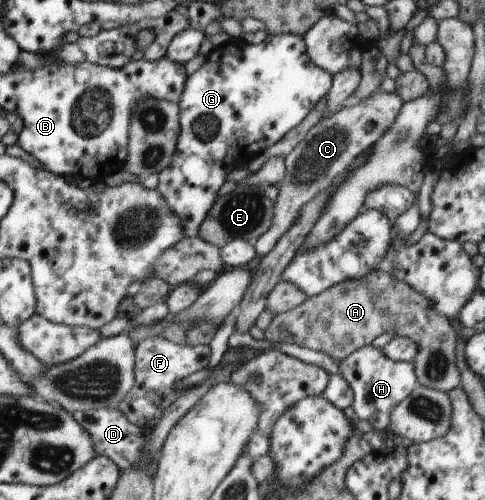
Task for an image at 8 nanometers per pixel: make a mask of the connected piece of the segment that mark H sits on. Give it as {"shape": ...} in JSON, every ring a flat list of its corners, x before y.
{"shape":[[373,344,365,345,353,351,347,358,340,361,340,370,343,378,347,380,353,391,352,409,359,420,369,422,374,430,389,428,390,414,397,404,401,404,419,384,414,363,393,362,383,354,383,350]]}

